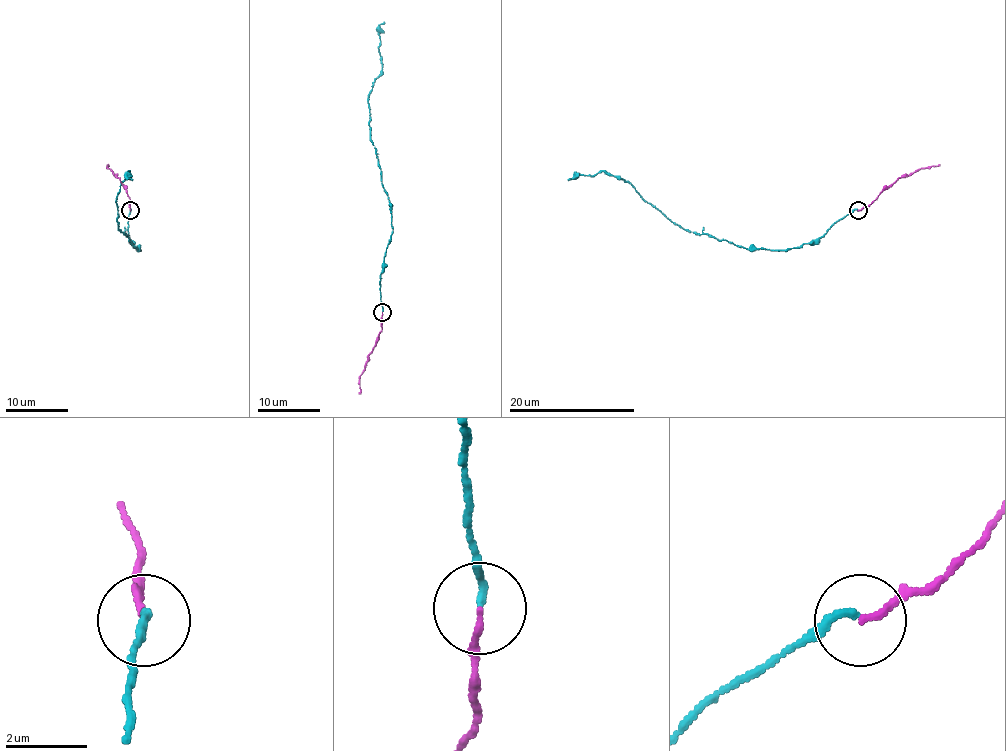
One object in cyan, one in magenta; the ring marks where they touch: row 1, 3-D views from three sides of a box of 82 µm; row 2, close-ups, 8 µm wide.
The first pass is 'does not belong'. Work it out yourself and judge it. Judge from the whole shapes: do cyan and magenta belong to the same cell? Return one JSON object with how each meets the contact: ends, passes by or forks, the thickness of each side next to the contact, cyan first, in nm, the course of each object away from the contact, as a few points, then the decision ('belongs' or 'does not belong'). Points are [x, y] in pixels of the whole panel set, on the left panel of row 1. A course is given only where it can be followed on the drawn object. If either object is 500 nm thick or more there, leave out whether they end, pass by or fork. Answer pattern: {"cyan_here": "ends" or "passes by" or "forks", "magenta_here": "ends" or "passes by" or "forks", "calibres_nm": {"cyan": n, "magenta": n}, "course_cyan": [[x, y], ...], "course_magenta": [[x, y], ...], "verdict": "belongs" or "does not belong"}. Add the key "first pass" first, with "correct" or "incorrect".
{"first pass": "incorrect", "cyan_here": "ends", "magenta_here": "ends", "calibres_nm": {"cyan": 190, "magenta": 140}, "course_cyan": [[131, 211], [127, 236], [140, 250], [118, 228], [120, 185], [129, 176], [127, 171], [132, 181]], "course_magenta": [[131, 211], [129, 196], [107, 163]], "verdict": "belongs"}

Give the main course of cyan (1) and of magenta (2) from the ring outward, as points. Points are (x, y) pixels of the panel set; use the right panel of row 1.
1: (857, 211), (799, 247), (744, 248), (680, 228), (615, 176), (602, 171), (568, 181)
2: (857, 211), (868, 206), (901, 176), (939, 163)

